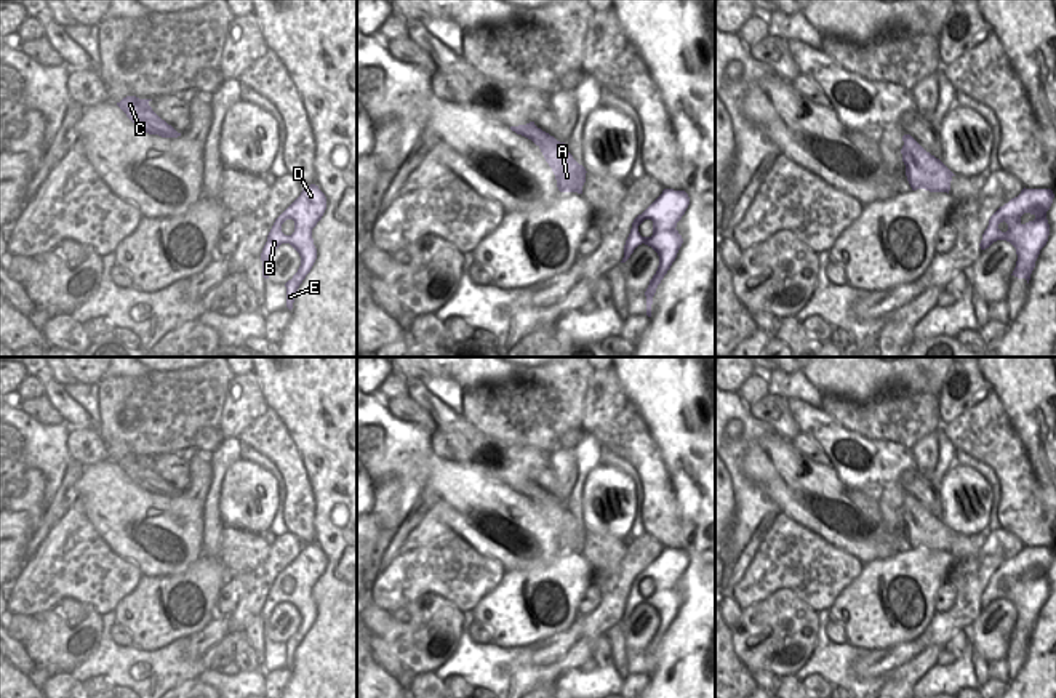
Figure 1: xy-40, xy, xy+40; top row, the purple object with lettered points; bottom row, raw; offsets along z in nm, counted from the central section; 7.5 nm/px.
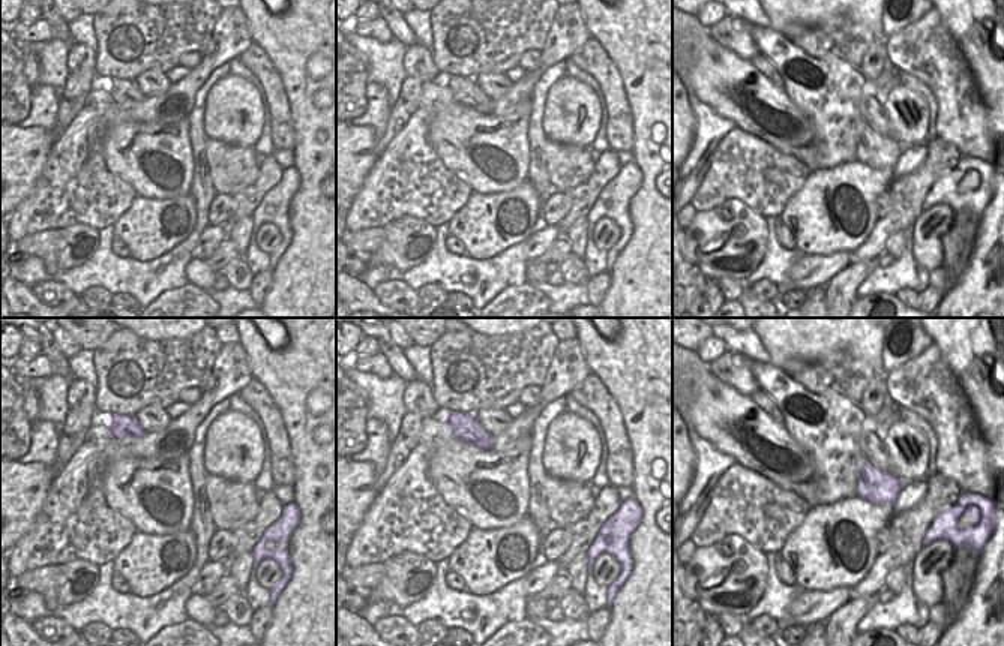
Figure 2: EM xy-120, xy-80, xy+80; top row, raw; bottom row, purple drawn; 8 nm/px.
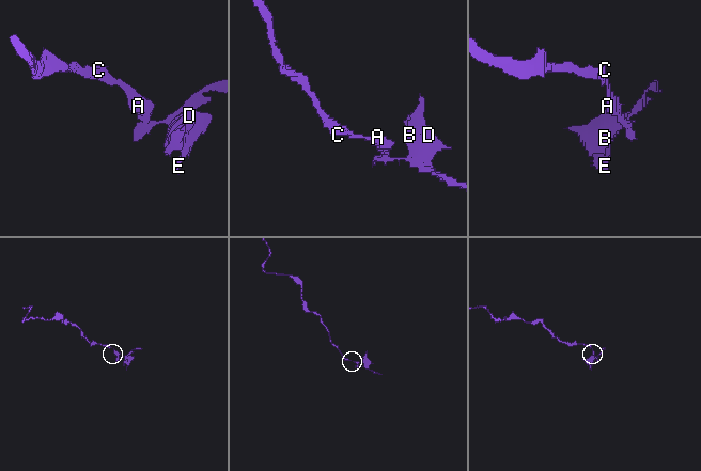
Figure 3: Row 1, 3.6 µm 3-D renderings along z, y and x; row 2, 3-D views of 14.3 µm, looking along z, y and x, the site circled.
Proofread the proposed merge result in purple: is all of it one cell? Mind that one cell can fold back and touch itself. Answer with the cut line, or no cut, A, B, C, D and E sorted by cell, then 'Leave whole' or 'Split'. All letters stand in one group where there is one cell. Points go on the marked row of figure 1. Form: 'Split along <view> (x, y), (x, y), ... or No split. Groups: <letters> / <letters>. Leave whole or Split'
Split along xy (552, 136), (540, 146). Groups: A B D E / C. Split.

